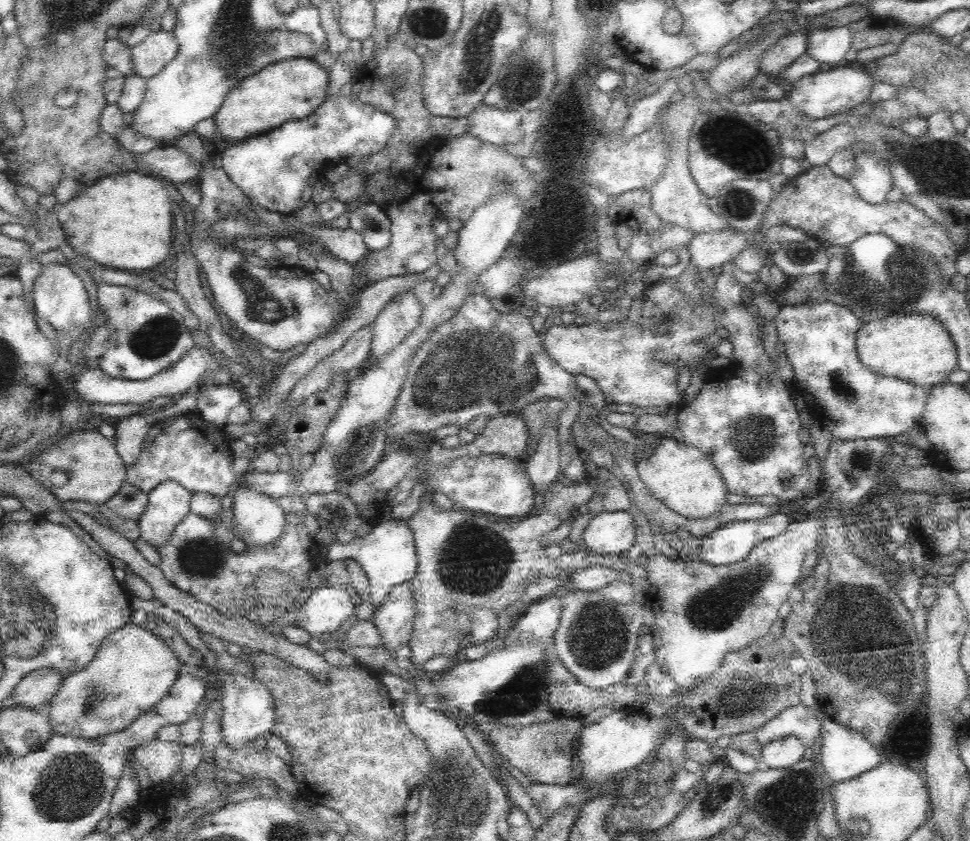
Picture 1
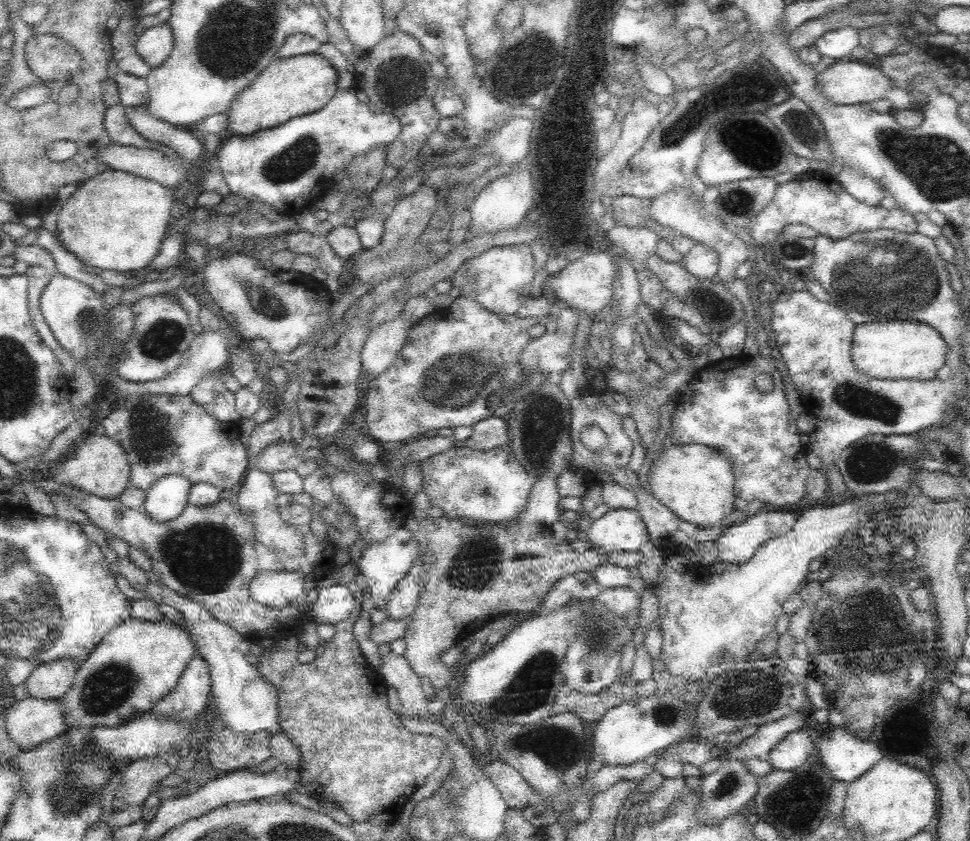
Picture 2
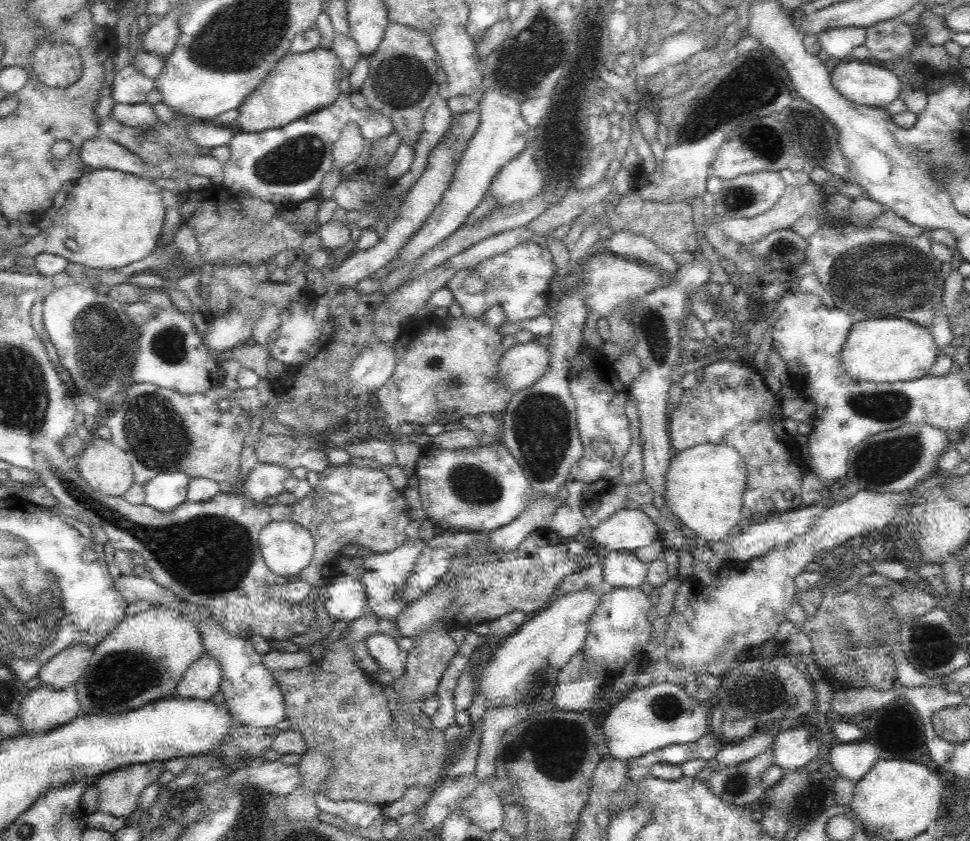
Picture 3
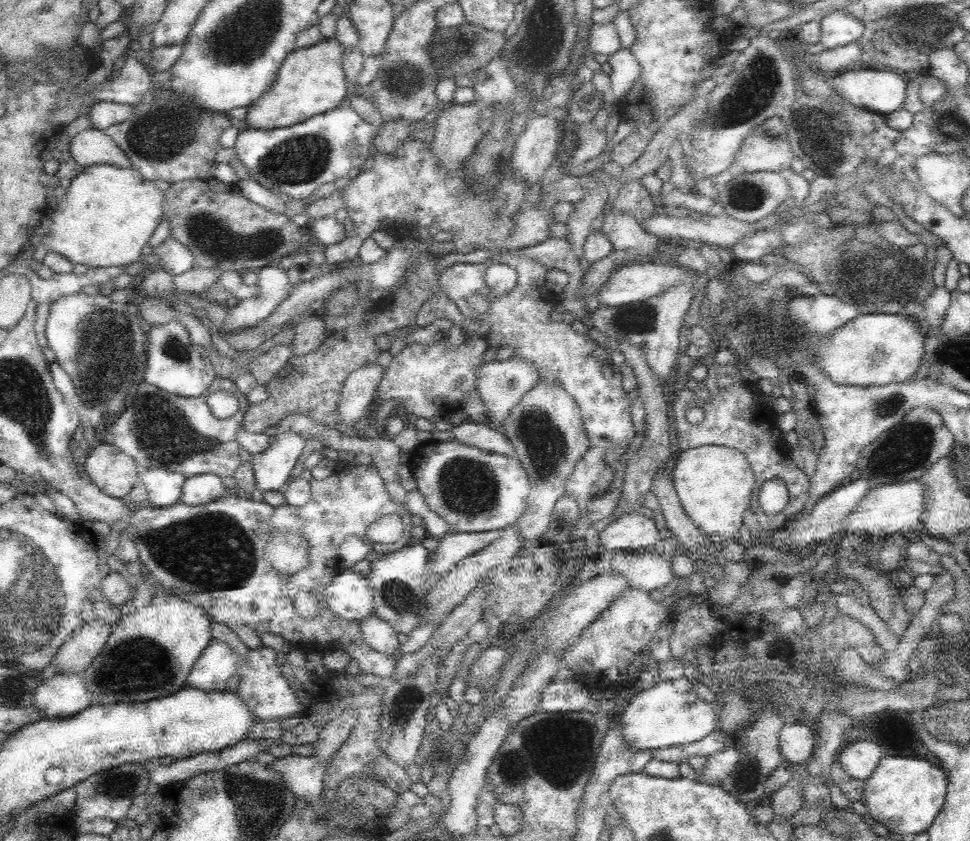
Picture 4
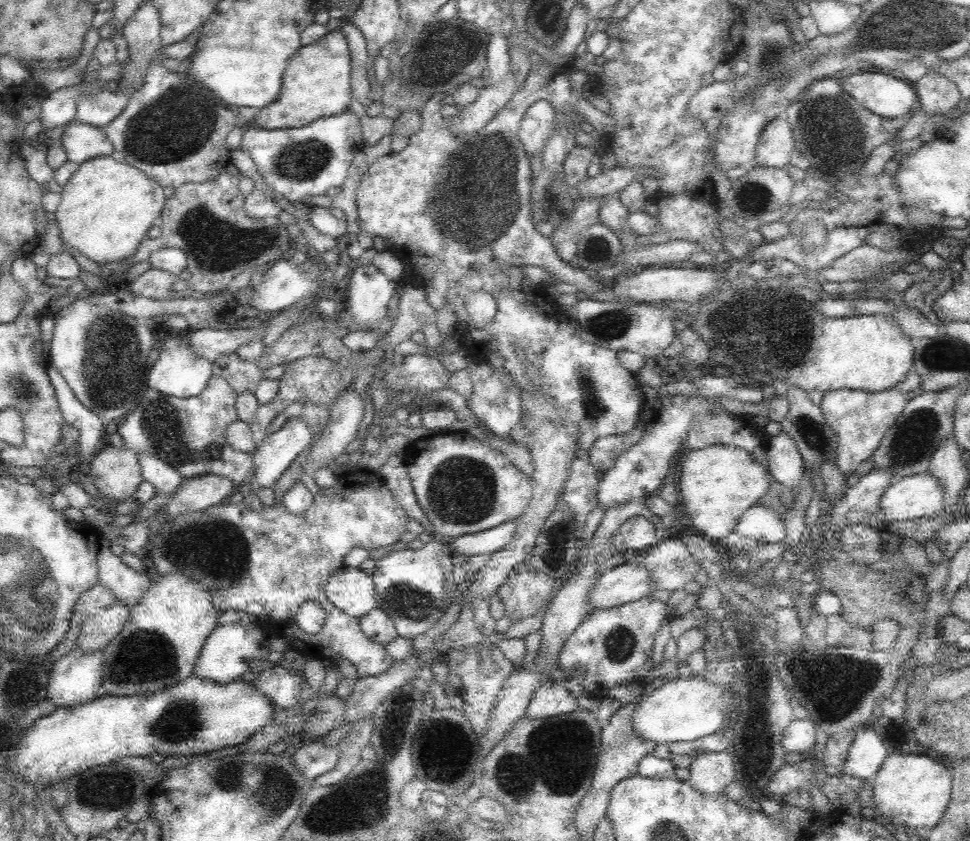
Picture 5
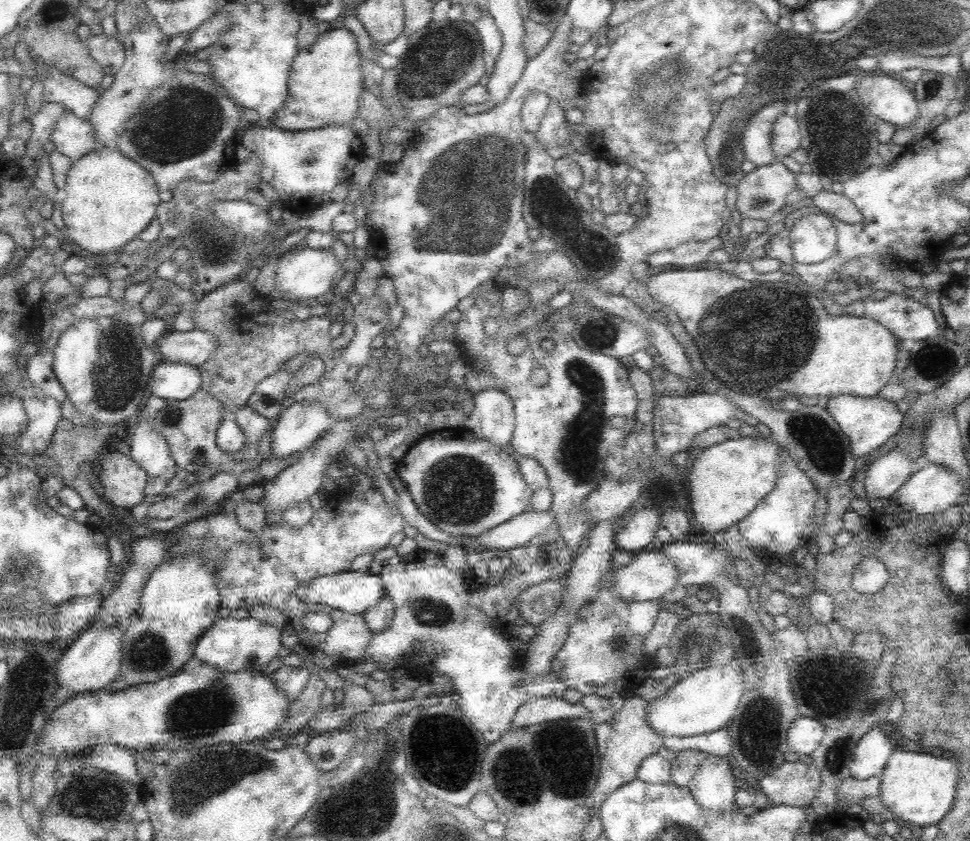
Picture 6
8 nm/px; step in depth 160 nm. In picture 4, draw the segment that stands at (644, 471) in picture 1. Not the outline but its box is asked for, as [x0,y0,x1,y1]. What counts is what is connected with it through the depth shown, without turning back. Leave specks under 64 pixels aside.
[673,445,754,548]

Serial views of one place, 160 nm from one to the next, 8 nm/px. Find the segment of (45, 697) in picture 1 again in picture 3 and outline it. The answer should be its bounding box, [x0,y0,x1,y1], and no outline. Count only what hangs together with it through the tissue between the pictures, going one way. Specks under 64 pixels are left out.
[38,607,202,714]

